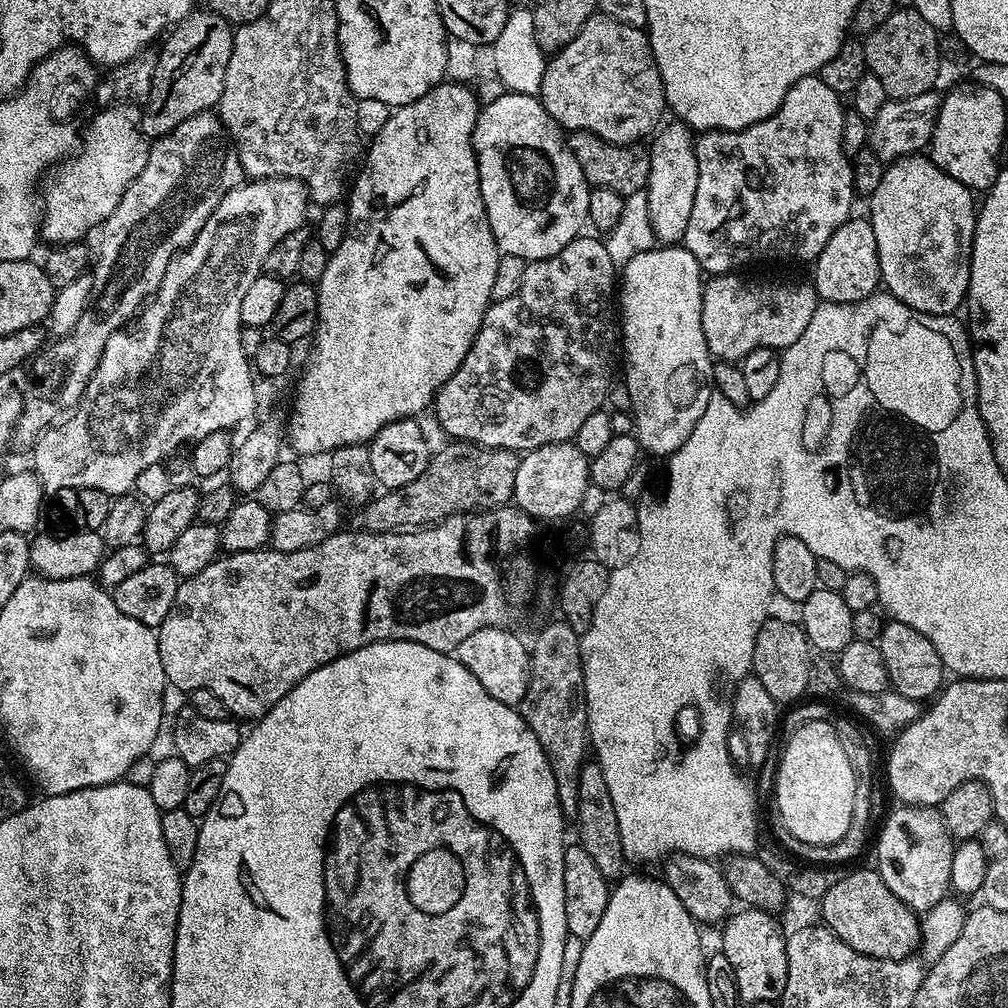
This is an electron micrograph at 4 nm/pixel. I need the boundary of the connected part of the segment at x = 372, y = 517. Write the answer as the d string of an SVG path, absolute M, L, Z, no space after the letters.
M448 442L440 453L429 459L426 470L414 478L405 488L390 488L373 495L366 504L355 509L351 527L362 532L398 532L404 529L417 529L421 526L437 524L459 512L474 512L477 510L491 510L507 505L514 494L514 477L518 474L520 456L505 448L481 448L479 444L463 442Z

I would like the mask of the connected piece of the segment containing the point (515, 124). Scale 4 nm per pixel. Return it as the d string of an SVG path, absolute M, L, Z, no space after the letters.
M507 91L504 96L495 99L494 102L483 105L480 113L476 115L476 125L472 131L472 148L476 152L476 165L480 175L482 202L486 206L490 230L494 234L496 245L500 247L503 255L517 256L526 261L550 258L554 254L558 254L558 250L565 248L571 240L576 239L577 236L585 231L584 224L587 225L589 223L588 211L590 210L592 188L588 183L588 179L582 174L582 166L578 166L578 158L574 158L574 154L570 150L565 129L561 128L554 118L550 118L550 114L537 97Z

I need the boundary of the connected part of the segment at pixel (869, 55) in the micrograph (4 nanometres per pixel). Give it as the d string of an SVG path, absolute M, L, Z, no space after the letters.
M911 6L897 7L895 12L872 33L863 37L864 53L868 63L867 71L882 82L889 100L913 98L926 94L937 87L936 75L940 72L940 36Z

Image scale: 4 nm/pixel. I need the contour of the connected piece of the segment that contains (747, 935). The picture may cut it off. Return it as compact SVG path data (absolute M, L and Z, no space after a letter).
M745 907L744 912L737 911L727 917L723 925L724 933L720 936L722 954L732 967L732 979L736 981L736 991L740 999L749 1006L764 1004L767 1000L779 1001L786 990L788 963L786 962L785 929L780 929L777 917L758 908Z

